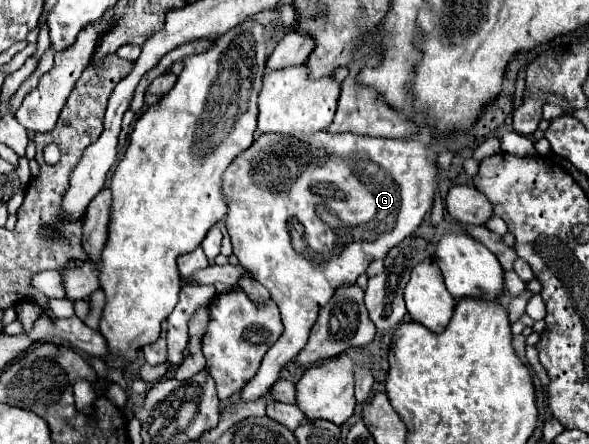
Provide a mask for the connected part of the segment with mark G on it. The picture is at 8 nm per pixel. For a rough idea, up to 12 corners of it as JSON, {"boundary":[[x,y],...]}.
{"boundary":[[261,134],[223,174],[233,254],[285,326],[433,208],[419,140]]}

